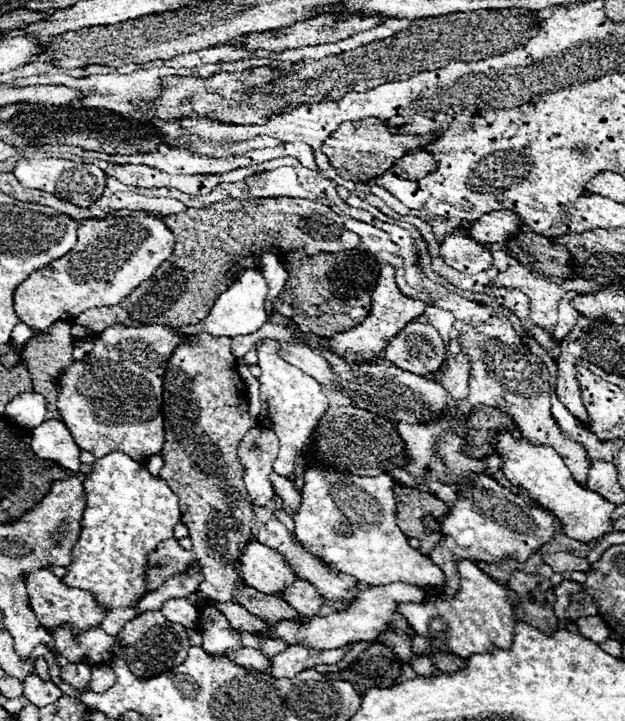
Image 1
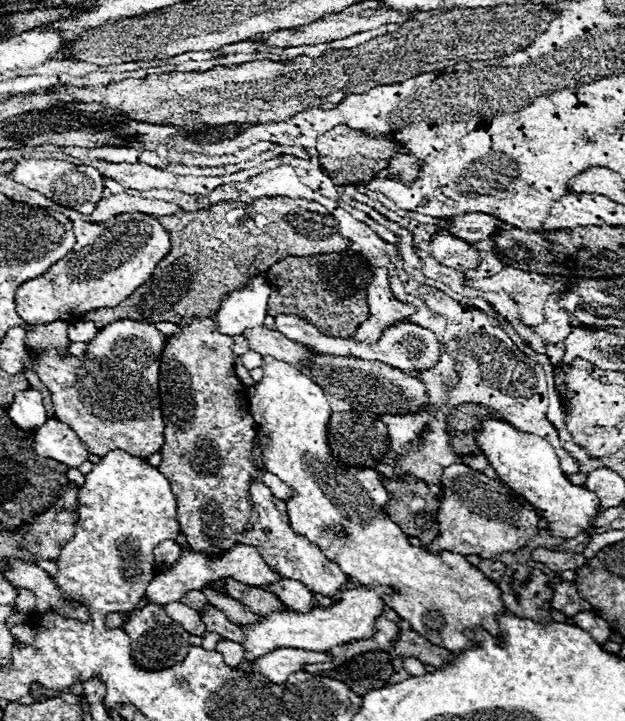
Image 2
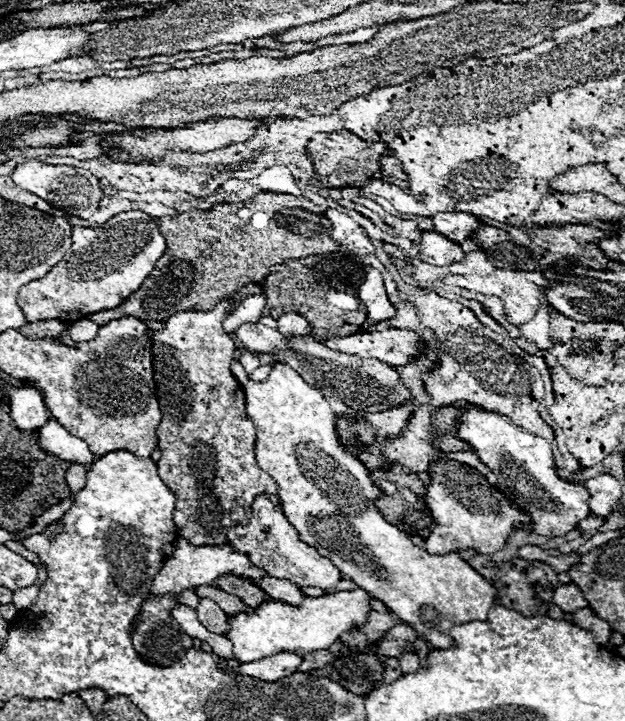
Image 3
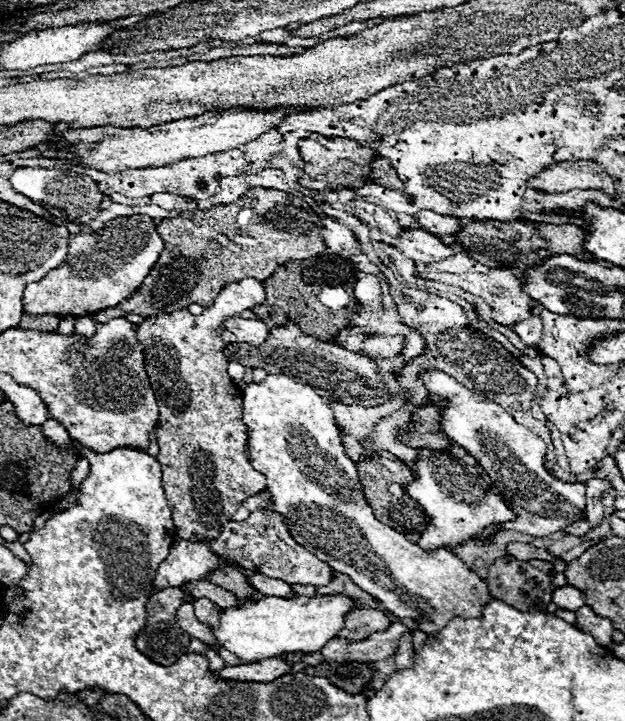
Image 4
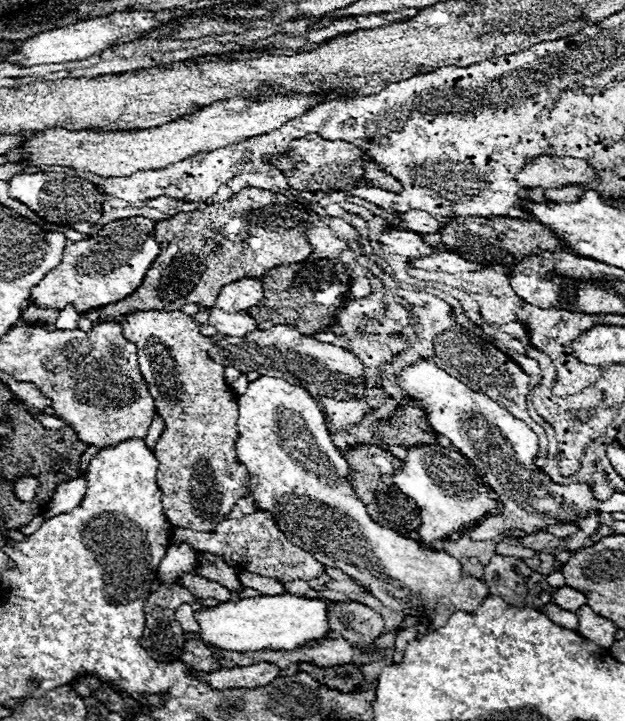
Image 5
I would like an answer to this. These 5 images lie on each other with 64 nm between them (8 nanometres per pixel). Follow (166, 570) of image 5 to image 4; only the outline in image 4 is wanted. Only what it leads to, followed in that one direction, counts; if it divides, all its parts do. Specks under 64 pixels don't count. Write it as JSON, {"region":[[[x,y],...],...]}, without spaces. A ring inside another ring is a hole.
{"region":[[[176,538],[166,560],[158,568],[154,586],[158,590],[168,588],[168,586],[180,588],[188,580],[204,580],[208,572],[218,568],[220,560],[222,558],[210,552],[206,544]]]}

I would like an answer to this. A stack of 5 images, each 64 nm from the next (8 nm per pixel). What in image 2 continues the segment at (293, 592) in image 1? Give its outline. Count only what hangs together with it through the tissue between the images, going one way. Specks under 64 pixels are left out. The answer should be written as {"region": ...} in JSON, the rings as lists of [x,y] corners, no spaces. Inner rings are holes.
{"region":[[[278,580],[278,582],[268,584],[264,590],[272,592],[276,598],[282,600],[282,604],[286,604],[288,608],[294,608],[298,612],[308,612],[314,602],[312,592],[296,580]]]}

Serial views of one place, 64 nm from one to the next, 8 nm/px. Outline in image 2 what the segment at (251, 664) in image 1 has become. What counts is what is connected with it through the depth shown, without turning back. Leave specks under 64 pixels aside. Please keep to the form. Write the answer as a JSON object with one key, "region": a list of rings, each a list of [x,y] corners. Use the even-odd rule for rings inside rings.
{"region":[[[222,640],[216,644],[216,650],[224,656],[226,664],[236,668],[236,666],[242,666],[246,660],[244,660],[244,652],[242,652],[242,646],[232,642],[232,640]]]}

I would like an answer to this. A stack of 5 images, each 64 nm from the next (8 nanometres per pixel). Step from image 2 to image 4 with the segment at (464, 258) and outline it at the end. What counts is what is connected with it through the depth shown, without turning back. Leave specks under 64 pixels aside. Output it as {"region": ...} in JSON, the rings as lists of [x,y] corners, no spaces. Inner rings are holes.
{"region":[[[408,228],[392,246],[414,262],[434,262],[454,254],[450,246],[420,228]]]}

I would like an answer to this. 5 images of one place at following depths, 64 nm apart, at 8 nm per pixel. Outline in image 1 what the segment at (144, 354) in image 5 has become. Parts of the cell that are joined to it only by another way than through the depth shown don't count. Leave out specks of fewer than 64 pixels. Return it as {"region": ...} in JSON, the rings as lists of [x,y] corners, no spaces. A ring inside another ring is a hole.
{"region":[[[198,332],[198,334],[192,334],[188,340],[190,340],[188,344],[180,344],[174,348],[164,372],[162,414],[164,414],[166,444],[160,452],[164,458],[160,476],[180,498],[178,502],[180,514],[182,514],[182,522],[188,528],[188,536],[192,538],[192,550],[188,552],[180,548],[178,540],[174,538],[168,542],[160,542],[148,556],[148,592],[160,586],[168,576],[184,570],[190,560],[196,560],[204,572],[204,582],[200,584],[198,592],[214,600],[236,600],[234,584],[242,582],[242,578],[236,574],[236,562],[238,562],[240,550],[252,538],[252,530],[244,530],[244,528],[250,528],[254,522],[252,500],[244,486],[244,466],[236,450],[240,440],[246,436],[246,432],[256,426],[256,420],[248,414],[248,390],[236,370],[236,358],[230,352],[230,338],[224,338],[224,336],[214,338],[206,332]],[[272,472],[272,476],[270,476],[270,480],[272,480],[270,484],[272,484],[274,492],[280,494],[284,506],[288,504],[288,514],[294,514],[294,510],[300,506],[300,494],[296,492],[294,484],[292,484],[290,480],[284,480],[282,476],[278,476],[278,474],[274,474],[274,472]]]}

